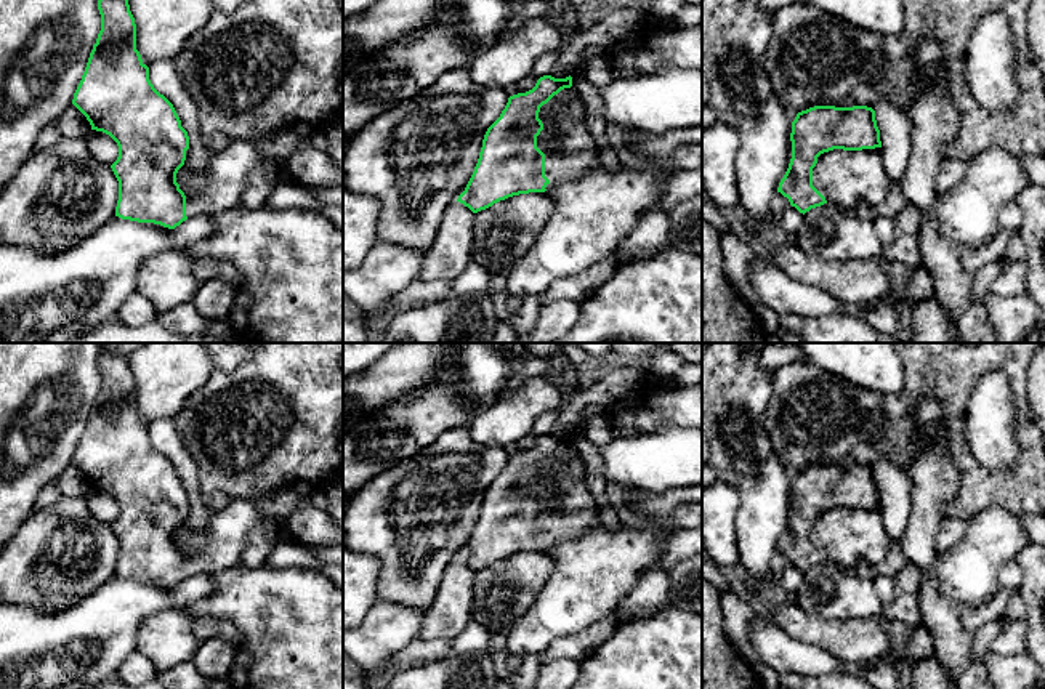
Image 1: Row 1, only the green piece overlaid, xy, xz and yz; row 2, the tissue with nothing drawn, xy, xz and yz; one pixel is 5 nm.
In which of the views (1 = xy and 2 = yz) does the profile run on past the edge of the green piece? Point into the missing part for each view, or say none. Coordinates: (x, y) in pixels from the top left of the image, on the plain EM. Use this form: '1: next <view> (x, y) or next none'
1: next xy (228, 535)
2: next none

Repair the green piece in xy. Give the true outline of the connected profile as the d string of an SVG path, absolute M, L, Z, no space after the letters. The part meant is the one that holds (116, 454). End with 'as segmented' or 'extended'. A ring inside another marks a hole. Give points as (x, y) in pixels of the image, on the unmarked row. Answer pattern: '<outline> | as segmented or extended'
M104 349L98 359L101 389L90 412L72 463L87 476L91 489L109 494L119 505L119 516L111 524L119 540L115 575L138 582L154 582L175 588L197 574L218 574L242 562L250 545L248 534L266 522L266 516L252 498L237 498L210 519L204 546L186 554L176 542L189 508L188 490L173 463L149 439L149 426L136 409L136 383L128 356Z | extended

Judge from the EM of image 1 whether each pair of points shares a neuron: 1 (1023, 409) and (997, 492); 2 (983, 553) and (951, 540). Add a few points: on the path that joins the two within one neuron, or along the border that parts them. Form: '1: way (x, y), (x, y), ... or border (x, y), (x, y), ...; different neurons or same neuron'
1: way (1026, 430), (1028, 462), (1018, 471); same neuron
2: border (968, 523), (965, 535), (952, 548), (940, 553); different neurons

